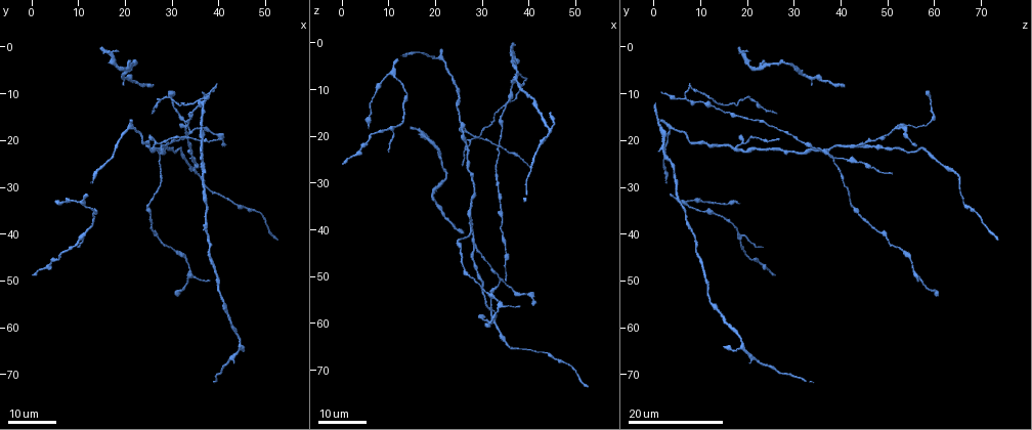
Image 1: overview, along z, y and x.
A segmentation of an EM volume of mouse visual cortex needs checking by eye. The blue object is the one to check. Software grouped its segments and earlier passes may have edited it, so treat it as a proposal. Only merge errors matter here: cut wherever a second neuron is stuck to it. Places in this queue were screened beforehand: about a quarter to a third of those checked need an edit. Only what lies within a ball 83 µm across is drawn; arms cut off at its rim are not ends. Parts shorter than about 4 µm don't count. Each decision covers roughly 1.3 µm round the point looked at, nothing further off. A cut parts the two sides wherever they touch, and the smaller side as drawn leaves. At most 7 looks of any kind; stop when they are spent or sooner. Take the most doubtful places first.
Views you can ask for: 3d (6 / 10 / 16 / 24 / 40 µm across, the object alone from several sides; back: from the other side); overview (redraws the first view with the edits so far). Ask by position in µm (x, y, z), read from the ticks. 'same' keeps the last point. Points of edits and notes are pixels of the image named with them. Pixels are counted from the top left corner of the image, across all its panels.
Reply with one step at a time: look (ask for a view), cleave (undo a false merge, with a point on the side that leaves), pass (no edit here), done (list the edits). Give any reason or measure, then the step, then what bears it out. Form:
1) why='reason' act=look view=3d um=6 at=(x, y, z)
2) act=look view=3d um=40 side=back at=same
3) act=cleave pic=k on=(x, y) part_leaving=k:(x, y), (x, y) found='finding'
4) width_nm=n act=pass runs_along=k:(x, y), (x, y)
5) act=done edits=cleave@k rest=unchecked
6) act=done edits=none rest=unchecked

why='branch point' act=look view=3d um=16 at=(34.0, 18.5, 51.0)

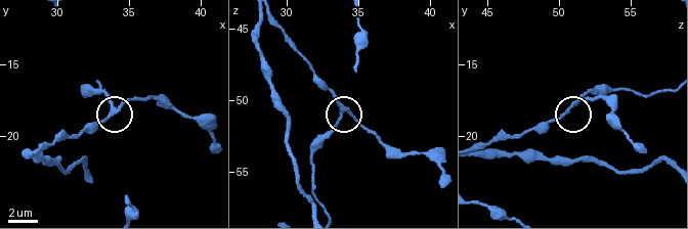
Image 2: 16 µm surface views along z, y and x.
act=look view=3d um=6 at=(34.0, 18.2, 50.8)

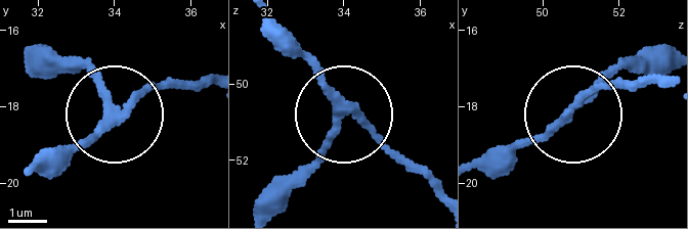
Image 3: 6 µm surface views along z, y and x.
arms=3 act=pass runs_along=3:(35, 167), (67, 157), (145, 92), (181, 82) found='one neuron here'

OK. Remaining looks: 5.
act=look view=3d um=24 at=(10.5, 40.5, 19.0)

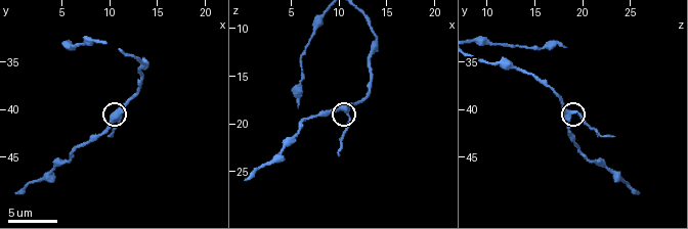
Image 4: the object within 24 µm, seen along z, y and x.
act=look view=3d um=6 at=(10.8, 40.4, 18.8)

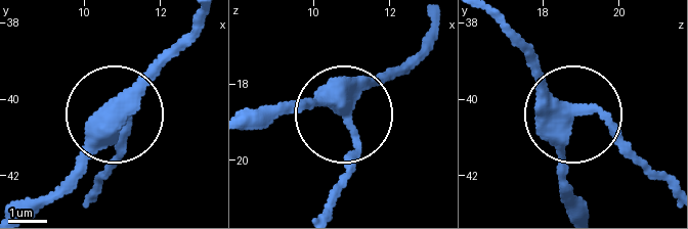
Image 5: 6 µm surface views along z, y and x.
width_nm=390 act=pass found='all the same neuron'

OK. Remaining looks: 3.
why='four or more arms meet' act=look view=3d um=24 at=(25.5, 21.5, 17.0)

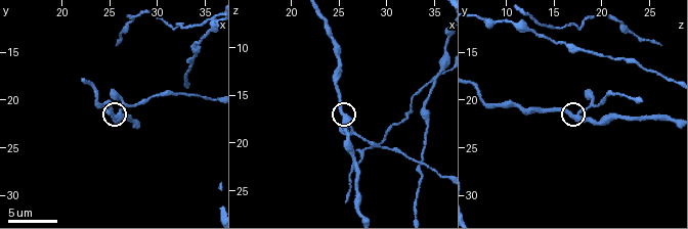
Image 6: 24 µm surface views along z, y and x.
act=look view=3d um=10 at=(25.6, 22.0, 17.2)

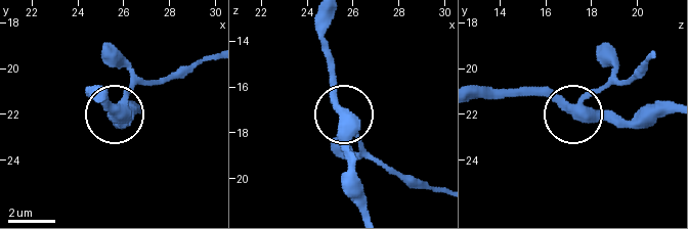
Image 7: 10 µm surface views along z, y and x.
act=look view=3d um=10 side=back at=(25.5, 21.9, 17.2)

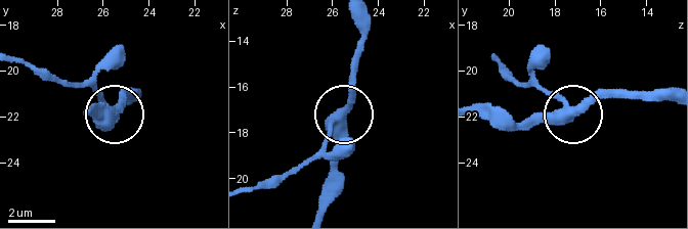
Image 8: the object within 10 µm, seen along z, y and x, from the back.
width_nm=400 act=pass found='continuous, no second neuron'

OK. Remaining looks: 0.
act=done edits=none rest=unchecked

